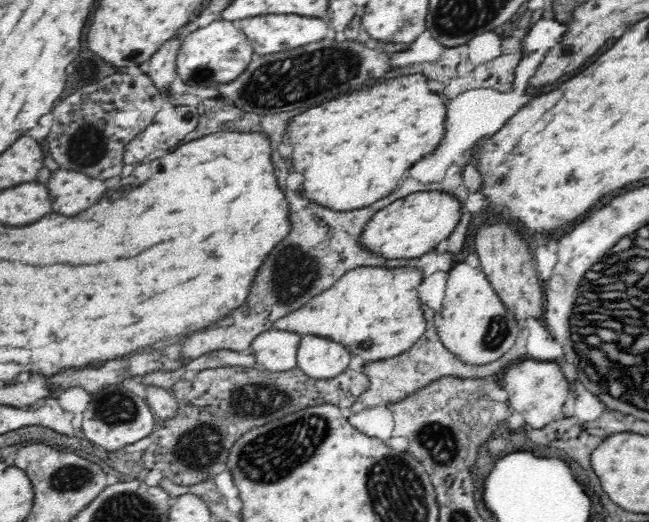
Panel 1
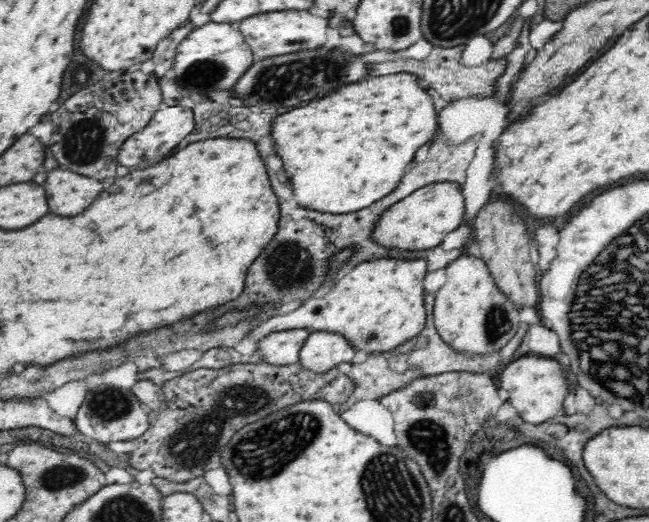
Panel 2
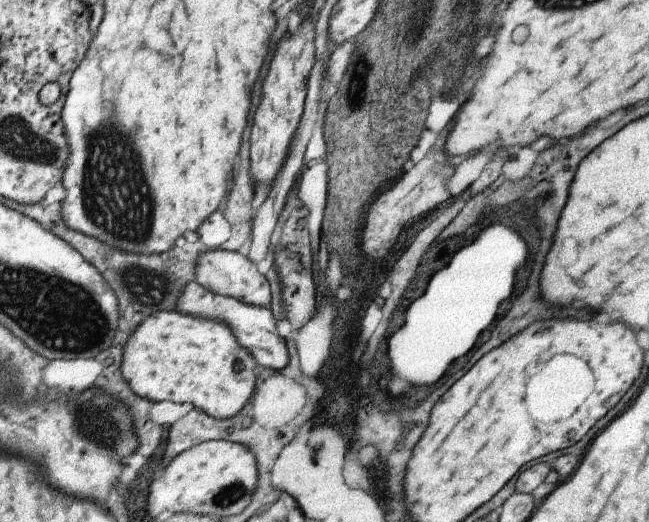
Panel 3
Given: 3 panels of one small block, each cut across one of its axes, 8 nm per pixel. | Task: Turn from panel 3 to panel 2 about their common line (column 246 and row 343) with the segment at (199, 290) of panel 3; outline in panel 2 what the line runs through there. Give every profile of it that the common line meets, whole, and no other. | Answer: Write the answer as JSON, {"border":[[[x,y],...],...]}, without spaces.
{"border":[[[327,330],[311,331],[299,352],[299,363],[314,372],[326,372],[340,362],[350,363],[356,348],[345,336]]]}

